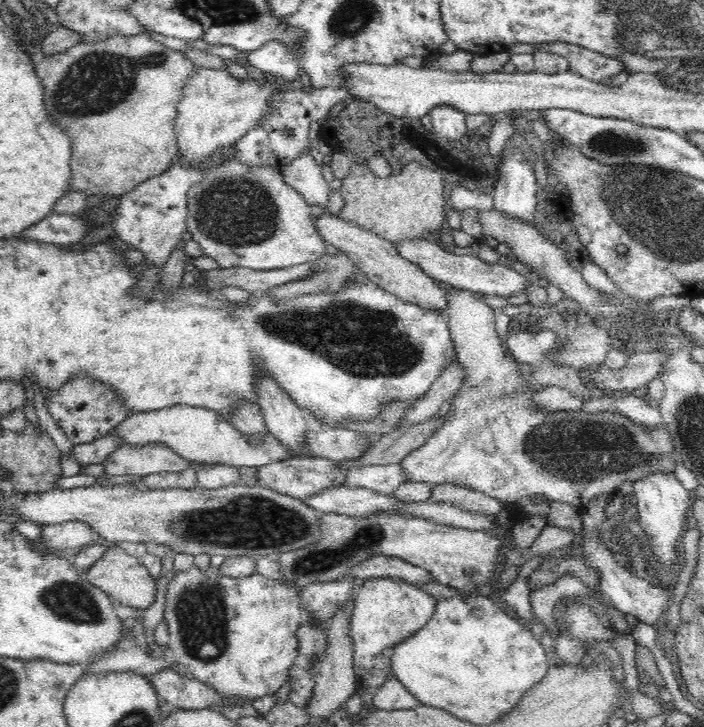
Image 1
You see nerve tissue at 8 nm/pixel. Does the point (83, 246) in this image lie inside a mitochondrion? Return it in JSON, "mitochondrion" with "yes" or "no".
{"mitochondrion":"no"}

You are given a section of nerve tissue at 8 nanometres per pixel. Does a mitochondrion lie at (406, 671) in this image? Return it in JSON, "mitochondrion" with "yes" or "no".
{"mitochondrion":"no"}

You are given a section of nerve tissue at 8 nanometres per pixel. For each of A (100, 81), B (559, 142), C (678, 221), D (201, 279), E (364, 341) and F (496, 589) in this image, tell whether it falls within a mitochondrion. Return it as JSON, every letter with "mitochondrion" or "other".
{"A":"mitochondrion","B":"other","C":"mitochondrion","D":"other","E":"mitochondrion","F":"other"}

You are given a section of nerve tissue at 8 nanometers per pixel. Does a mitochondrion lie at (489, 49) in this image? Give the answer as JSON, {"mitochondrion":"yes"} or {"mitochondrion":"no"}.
{"mitochondrion":"no"}

